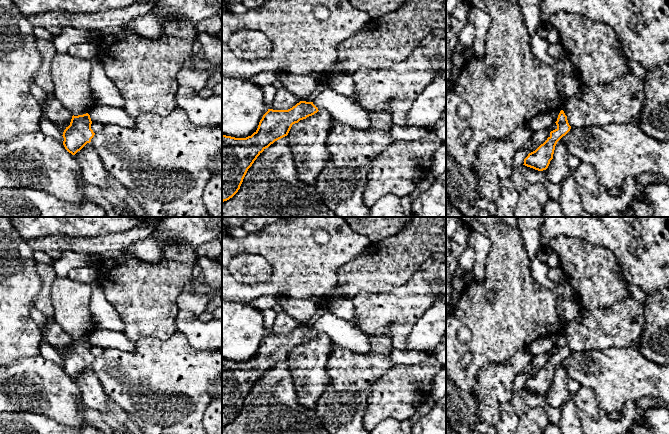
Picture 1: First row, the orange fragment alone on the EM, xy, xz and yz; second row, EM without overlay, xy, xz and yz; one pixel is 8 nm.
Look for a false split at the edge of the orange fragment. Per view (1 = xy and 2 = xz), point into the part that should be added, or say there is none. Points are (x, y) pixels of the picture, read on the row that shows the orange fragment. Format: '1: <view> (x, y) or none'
1: none
2: none

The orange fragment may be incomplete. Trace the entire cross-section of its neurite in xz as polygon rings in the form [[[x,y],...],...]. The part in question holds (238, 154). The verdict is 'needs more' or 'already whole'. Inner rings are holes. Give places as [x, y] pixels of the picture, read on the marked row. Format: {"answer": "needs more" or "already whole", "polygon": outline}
{"answer": "already whole", "polygon": [[[300,101],[288,110],[268,109],[251,136],[235,138],[222,134],[222,202],[229,200],[238,192],[248,169],[266,148],[287,136],[293,124],[318,111],[313,102]]]}

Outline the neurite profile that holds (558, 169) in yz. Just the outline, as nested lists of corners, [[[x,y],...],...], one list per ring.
[[[557,143],[555,146],[553,159],[546,169],[548,180],[554,184],[560,185],[565,177],[571,172],[568,159],[570,153],[566,145]]]

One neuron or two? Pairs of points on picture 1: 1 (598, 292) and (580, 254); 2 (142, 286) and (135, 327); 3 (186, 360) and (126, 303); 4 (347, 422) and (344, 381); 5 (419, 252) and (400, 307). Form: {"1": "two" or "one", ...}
{"1": "one", "2": "one", "3": "two", "4": "one", "5": "two"}

